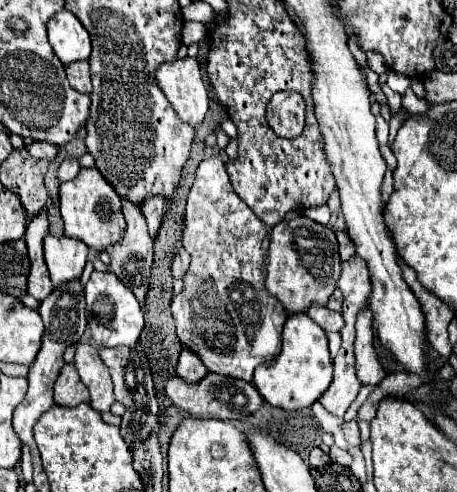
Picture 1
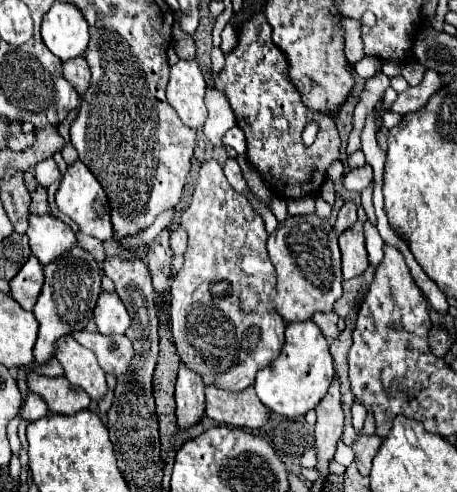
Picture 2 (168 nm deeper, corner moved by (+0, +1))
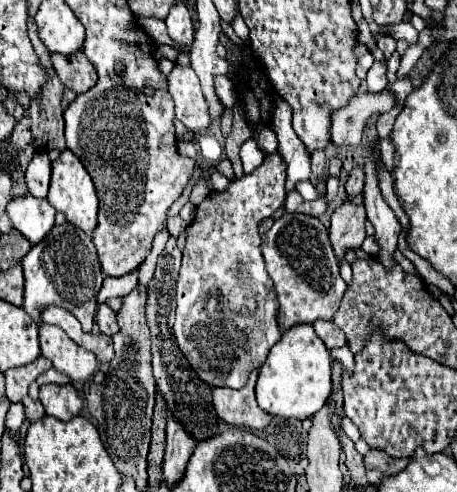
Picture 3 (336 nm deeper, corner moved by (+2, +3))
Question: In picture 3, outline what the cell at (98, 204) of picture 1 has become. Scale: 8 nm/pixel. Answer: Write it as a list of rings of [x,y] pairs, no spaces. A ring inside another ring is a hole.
[[[65,150],[61,152],[61,156],[57,160],[51,162],[51,184],[49,184],[49,194],[47,194],[47,202],[65,214],[67,222],[75,224],[77,228],[81,228],[83,232],[91,234],[97,226],[97,194],[93,188],[93,180],[91,176],[85,172],[81,160],[71,152]]]

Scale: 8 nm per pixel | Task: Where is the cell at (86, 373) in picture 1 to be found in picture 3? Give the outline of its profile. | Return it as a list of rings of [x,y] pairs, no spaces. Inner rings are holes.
[[[39,324],[41,354],[53,362],[53,368],[67,374],[73,382],[91,380],[97,370],[95,354],[77,346],[61,328],[51,324]]]

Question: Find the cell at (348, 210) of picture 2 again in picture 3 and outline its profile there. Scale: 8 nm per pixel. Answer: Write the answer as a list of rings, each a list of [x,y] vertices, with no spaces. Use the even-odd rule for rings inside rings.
[[[355,166],[351,172],[349,172],[349,178],[345,182],[345,192],[349,198],[357,196],[359,192],[363,190],[363,170],[359,166]]]

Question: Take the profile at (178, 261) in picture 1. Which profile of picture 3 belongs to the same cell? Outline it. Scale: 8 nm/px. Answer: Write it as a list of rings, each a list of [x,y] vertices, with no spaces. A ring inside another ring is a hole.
[[[171,216],[167,222],[167,228],[169,228],[171,236],[179,236],[187,228],[187,222],[181,216]]]

